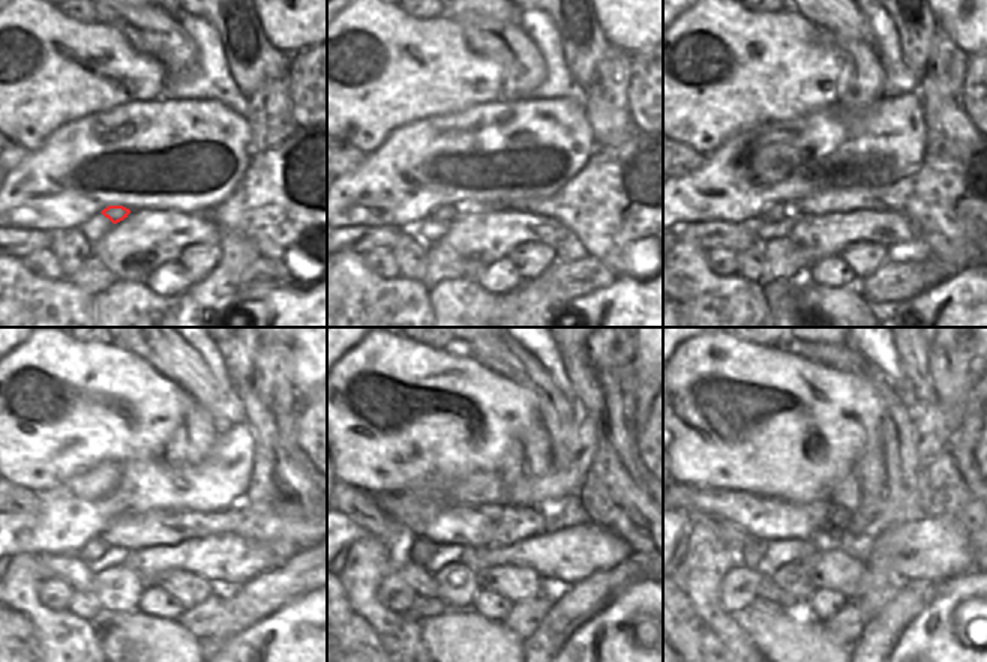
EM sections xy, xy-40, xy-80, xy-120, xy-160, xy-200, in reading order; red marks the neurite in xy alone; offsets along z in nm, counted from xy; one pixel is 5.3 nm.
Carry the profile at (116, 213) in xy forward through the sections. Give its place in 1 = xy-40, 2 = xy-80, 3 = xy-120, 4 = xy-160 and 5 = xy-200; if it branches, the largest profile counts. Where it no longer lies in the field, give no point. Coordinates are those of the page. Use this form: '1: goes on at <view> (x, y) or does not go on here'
1: goes on at xy-40 (450, 213)
2: goes on at xy-80 (777, 210)
3: goes on at xy-120 (93, 550)
4: goes on at xy-160 (422, 550)
5: goes on at xy-200 (752, 553)

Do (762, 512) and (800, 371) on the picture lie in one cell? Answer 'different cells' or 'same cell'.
different cells

